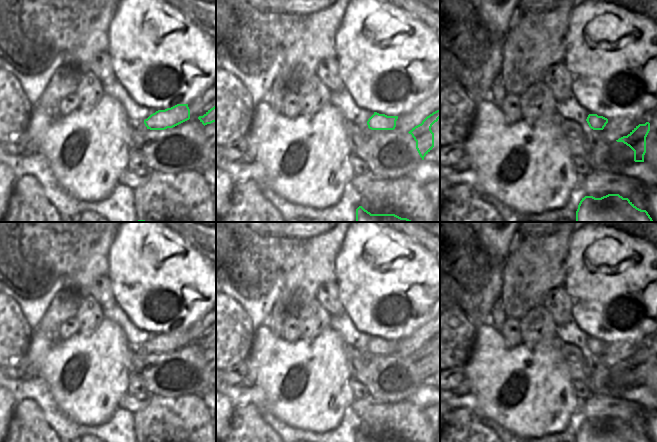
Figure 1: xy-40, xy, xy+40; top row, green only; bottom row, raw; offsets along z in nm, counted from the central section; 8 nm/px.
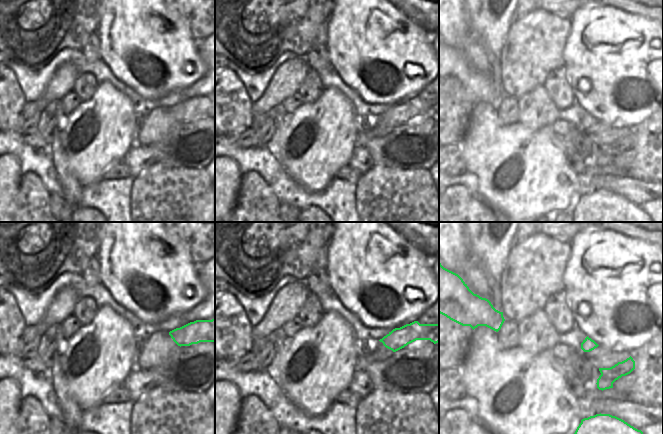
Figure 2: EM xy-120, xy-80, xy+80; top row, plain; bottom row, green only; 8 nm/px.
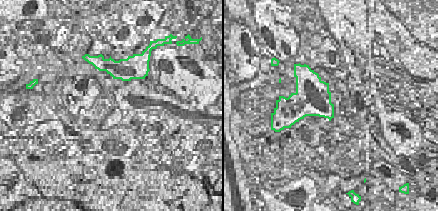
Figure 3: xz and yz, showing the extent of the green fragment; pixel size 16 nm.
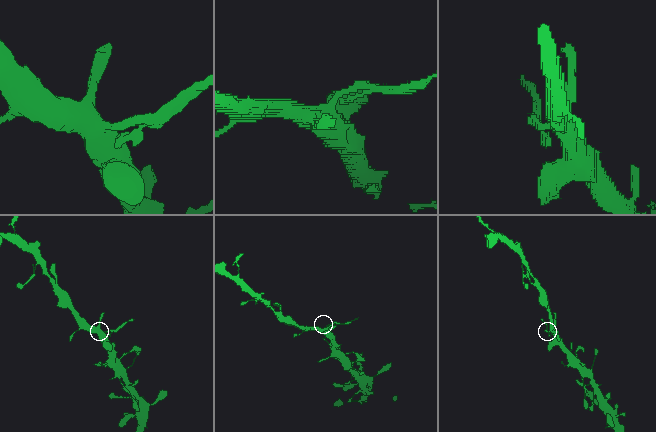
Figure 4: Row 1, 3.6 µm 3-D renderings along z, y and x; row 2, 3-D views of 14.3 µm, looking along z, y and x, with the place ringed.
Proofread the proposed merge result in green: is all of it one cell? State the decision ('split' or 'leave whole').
split

